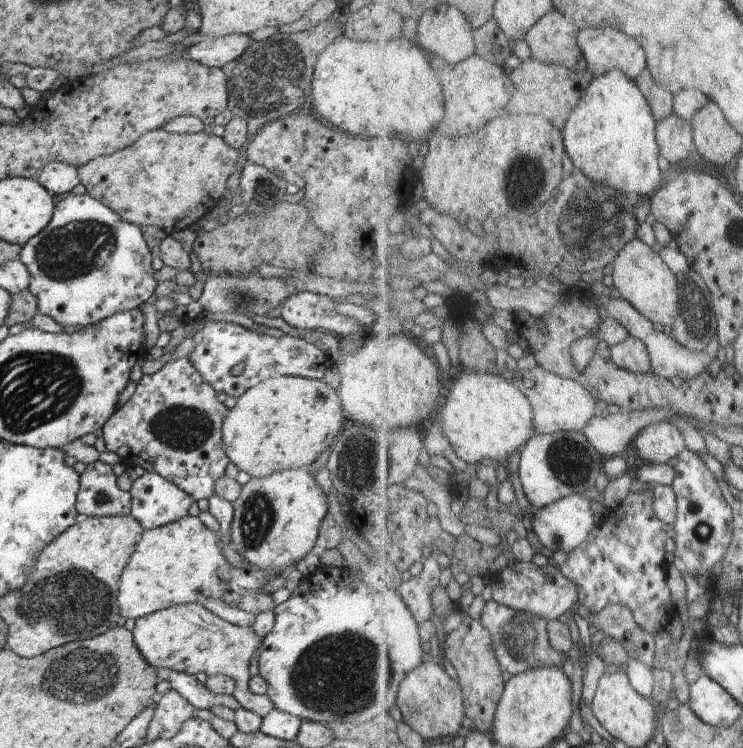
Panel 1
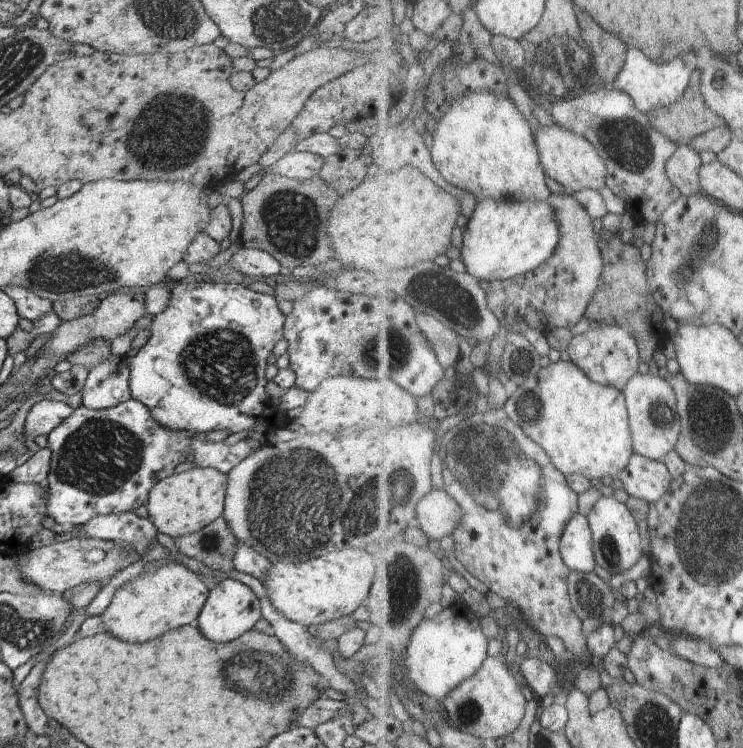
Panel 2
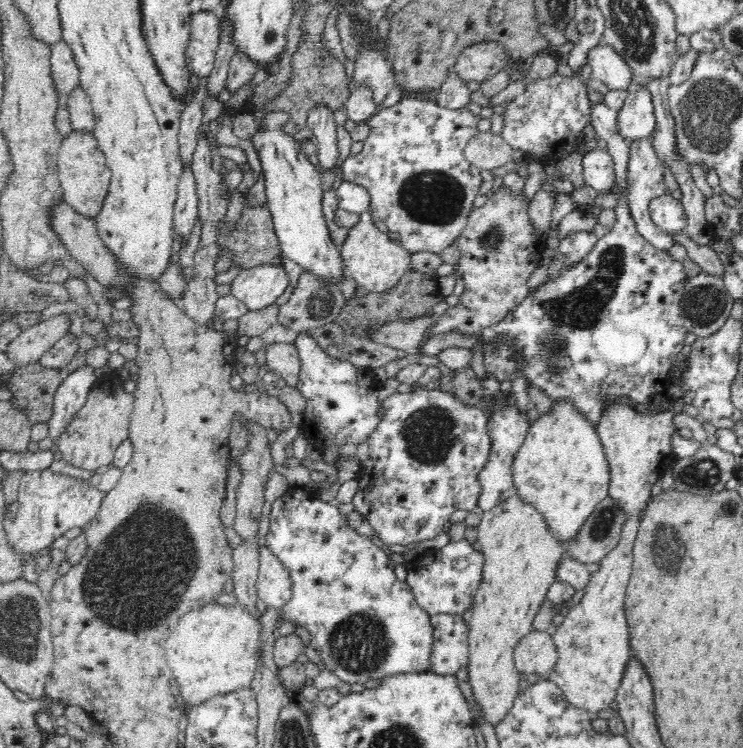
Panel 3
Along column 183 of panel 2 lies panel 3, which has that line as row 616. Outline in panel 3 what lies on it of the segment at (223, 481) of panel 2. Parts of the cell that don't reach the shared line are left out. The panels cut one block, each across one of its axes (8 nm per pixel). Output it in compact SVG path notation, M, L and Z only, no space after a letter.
M516 494L510 496L498 504L498 506L492 507L488 512L483 512L482 519L476 528L478 531L478 542L480 546L482 546L481 553L484 557L483 564L483 579L479 584L477 591L475 592L475 597L473 598L473 606L472 606L472 618L471 622L468 626L468 651L470 651L470 662L467 664L468 668L468 676L470 680L470 686L472 686L472 692L475 700L480 706L481 711L483 712L483 716L479 719L475 719L474 724L478 723L490 723L494 727L503 720L503 718L508 714L508 711L512 708L514 699L517 697L517 694L520 692L518 690L518 681L519 681L519 671L514 664L513 652L518 644L518 641L521 638L524 638L527 634L533 631L533 622L536 614L538 614L538 610L540 610L540 606L542 606L542 602L547 595L548 589L554 582L556 582L556 570L558 570L558 564L560 564L560 560L562 557L566 555L566 550L564 548L565 544L563 542L559 542L557 536L552 533L552 530L547 526L546 519L544 519L544 515L534 507L534 505L524 503L522 499Z

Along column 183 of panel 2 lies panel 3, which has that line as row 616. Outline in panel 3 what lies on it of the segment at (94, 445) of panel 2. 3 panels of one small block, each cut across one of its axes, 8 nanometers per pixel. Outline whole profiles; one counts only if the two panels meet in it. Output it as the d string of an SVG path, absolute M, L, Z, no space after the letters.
M435 614L431 617L433 626L433 643L429 658L430 673L445 675L456 675L460 666L470 662L470 651L468 651L468 624L461 615Z

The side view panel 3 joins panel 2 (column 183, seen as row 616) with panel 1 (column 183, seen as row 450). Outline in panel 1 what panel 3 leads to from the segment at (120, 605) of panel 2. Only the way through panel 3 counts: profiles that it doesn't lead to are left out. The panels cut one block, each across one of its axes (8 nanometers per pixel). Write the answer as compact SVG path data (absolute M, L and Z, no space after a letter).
M190 603L168 607L137 618L131 633L140 654L155 669L168 669L192 676L198 672L204 672L207 676L228 675L235 683L232 695L243 708L252 710L261 718L276 709L266 693L254 694L248 686L248 666L251 658L258 655L262 642L262 638L254 634L252 627L232 625L204 606Z

